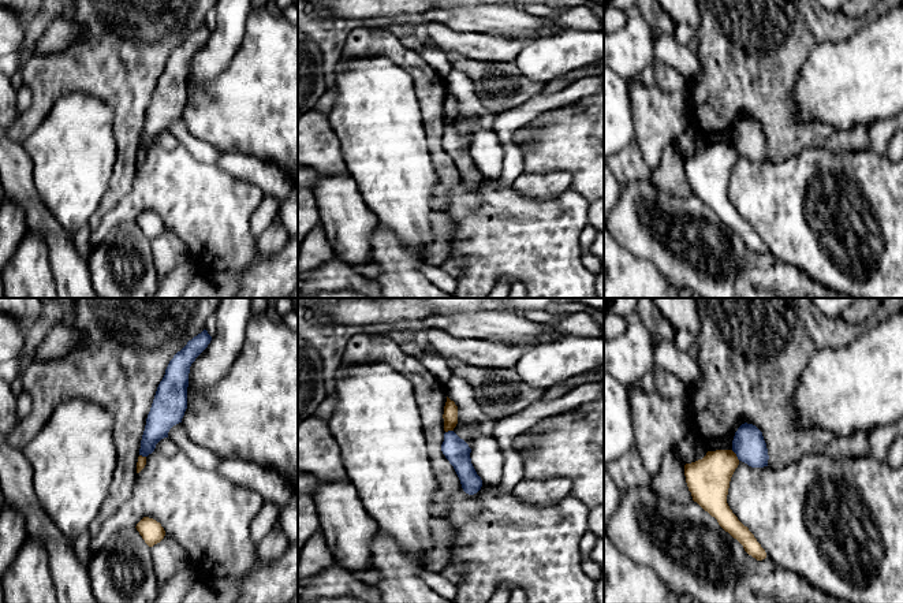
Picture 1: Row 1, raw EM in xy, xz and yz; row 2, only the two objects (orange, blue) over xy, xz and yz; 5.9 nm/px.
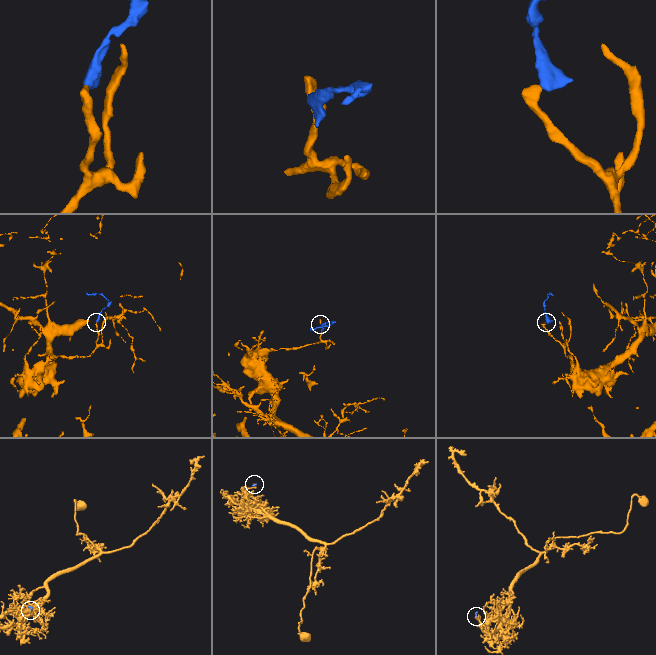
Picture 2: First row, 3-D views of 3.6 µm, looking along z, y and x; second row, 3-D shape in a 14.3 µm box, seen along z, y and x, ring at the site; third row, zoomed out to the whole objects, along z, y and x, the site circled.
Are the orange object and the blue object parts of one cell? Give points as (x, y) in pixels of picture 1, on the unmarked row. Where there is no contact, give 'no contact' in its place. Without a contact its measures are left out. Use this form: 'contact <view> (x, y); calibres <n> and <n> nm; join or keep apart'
contact yz (735, 149); calibres 260 and 190 nm; keep apart

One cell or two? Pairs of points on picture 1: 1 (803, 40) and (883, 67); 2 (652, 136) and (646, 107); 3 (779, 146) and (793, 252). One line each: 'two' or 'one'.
1: two
2: one
3: two

